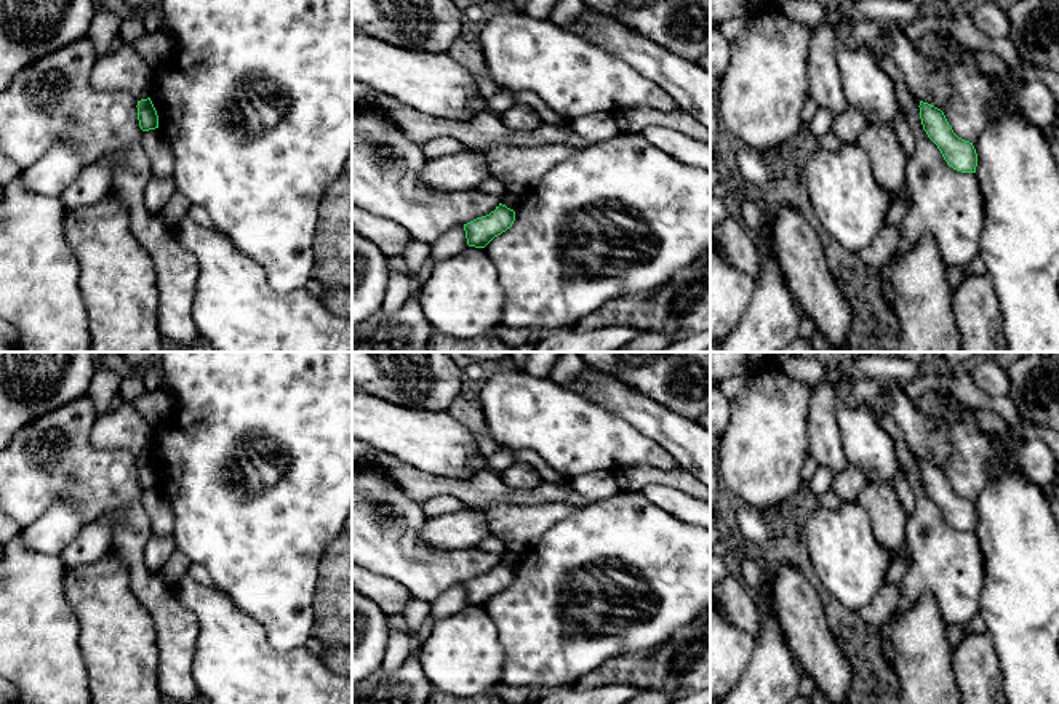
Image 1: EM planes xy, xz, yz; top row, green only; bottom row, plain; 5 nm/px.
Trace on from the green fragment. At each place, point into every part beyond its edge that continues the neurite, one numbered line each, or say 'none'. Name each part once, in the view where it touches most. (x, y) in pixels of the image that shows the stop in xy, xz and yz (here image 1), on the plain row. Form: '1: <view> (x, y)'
none

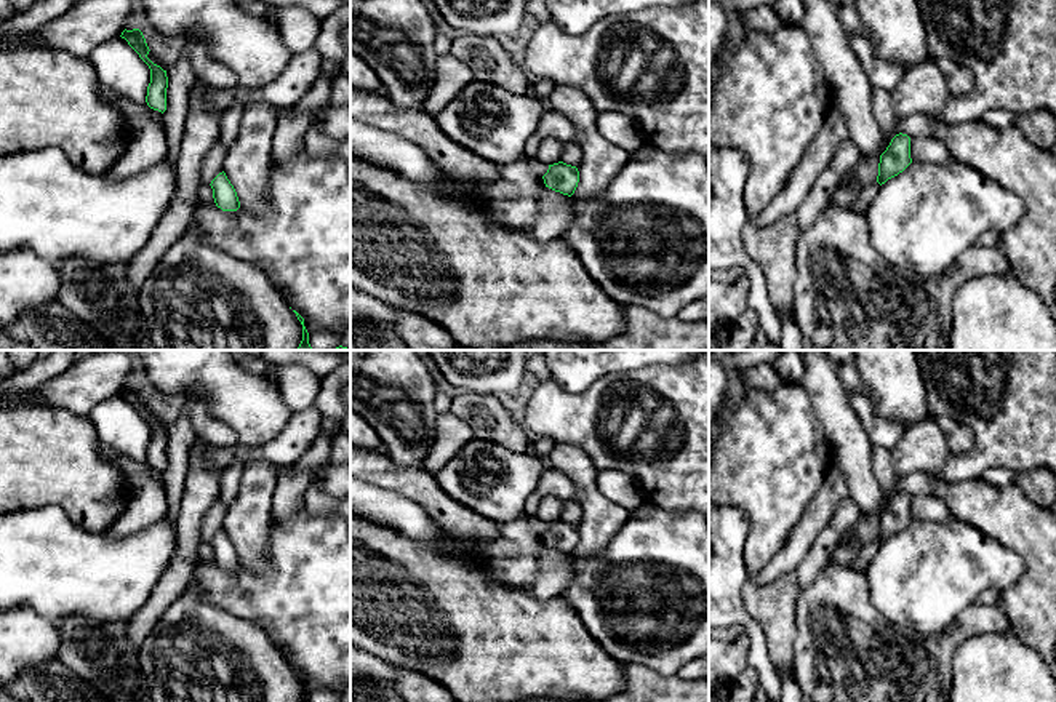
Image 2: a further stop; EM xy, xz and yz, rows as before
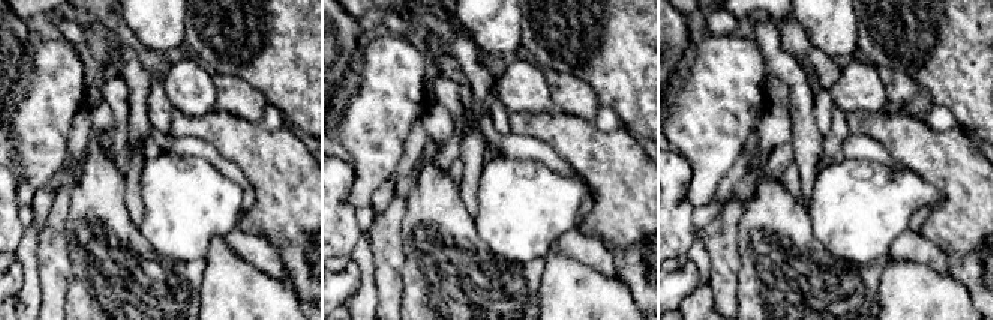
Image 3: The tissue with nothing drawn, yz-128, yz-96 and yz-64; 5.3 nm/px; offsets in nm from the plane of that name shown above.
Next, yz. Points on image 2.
none

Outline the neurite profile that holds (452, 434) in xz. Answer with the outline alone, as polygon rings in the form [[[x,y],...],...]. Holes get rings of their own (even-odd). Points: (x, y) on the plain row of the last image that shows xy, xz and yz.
[[[453,413],[437,414],[434,445],[422,461],[421,469],[435,475],[448,464],[467,443],[475,440],[472,427]]]

